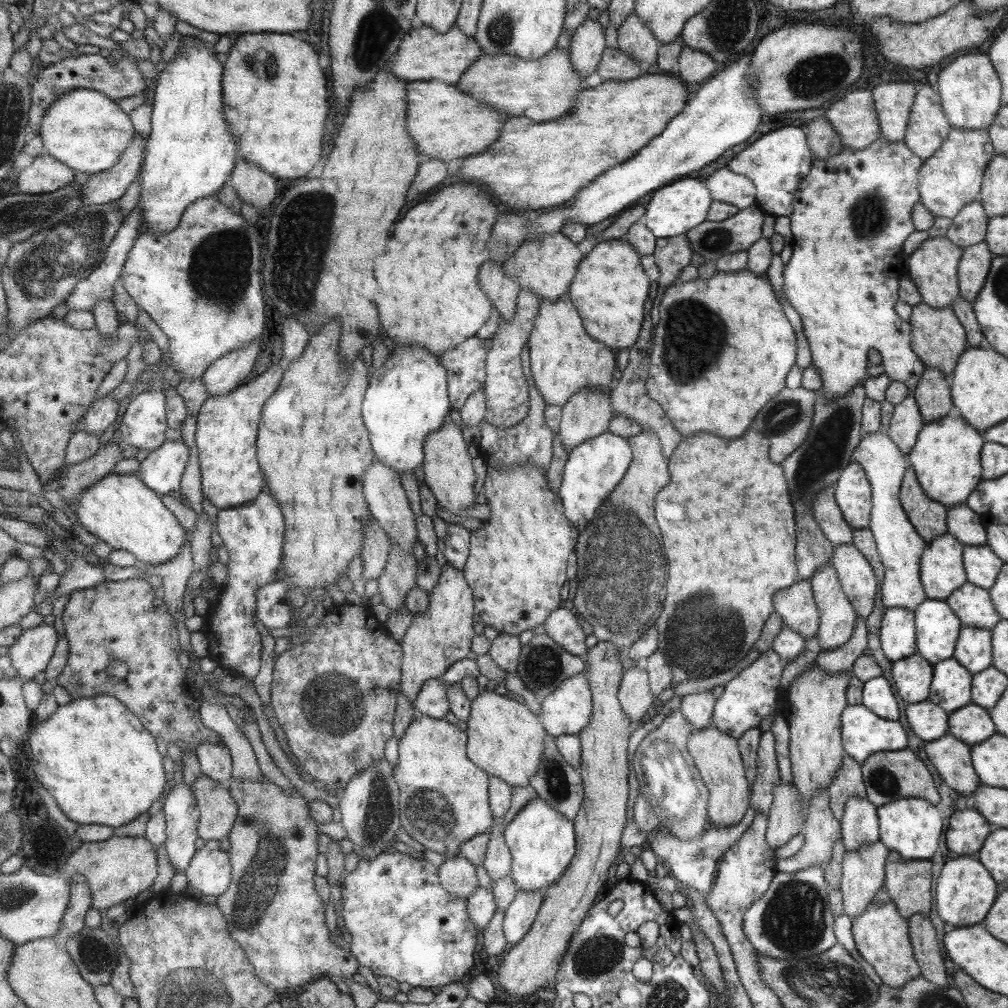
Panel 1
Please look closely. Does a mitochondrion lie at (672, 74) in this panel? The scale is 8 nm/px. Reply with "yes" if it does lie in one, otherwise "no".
no

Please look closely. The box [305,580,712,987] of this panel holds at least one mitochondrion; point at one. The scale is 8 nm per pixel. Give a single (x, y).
(431, 813)

